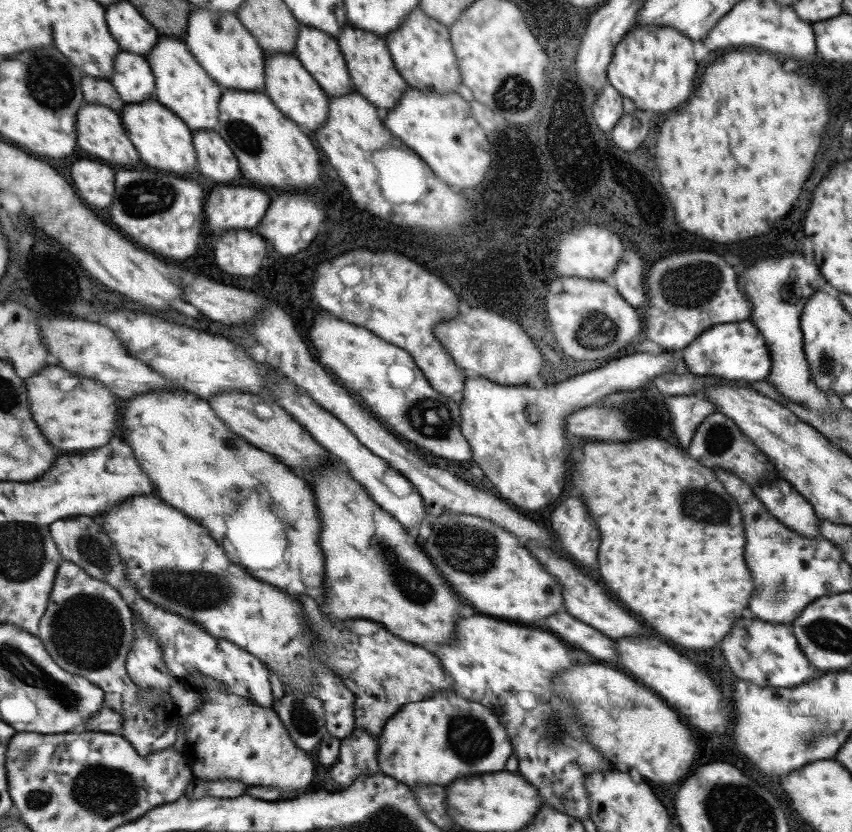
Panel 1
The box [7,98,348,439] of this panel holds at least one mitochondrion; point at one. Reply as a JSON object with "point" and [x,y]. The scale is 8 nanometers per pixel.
{"point":[142,198]}

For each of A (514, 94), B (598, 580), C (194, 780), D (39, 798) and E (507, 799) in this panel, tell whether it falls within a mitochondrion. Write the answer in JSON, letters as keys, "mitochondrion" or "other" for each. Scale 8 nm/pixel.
{"A":"mitochondrion","B":"other","C":"other","D":"mitochondrion","E":"other"}

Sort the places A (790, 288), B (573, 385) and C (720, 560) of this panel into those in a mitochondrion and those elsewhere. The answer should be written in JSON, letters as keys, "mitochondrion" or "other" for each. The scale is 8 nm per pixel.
{"A":"other","B":"other","C":"other"}

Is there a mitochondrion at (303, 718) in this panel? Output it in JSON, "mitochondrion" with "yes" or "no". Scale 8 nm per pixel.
{"mitochondrion":"yes"}

